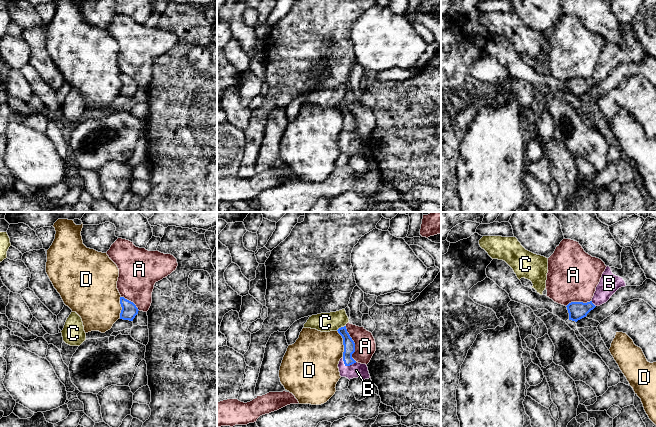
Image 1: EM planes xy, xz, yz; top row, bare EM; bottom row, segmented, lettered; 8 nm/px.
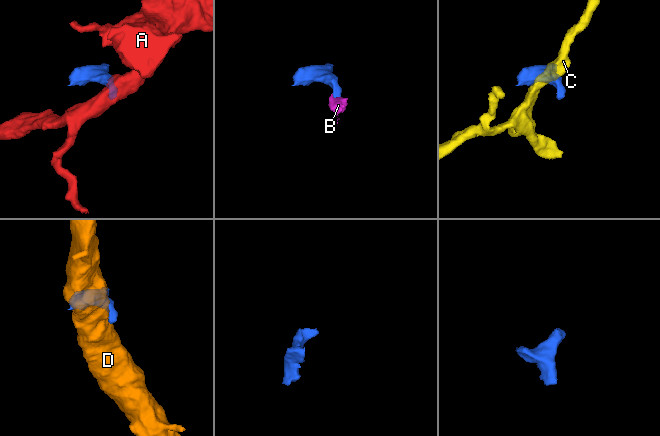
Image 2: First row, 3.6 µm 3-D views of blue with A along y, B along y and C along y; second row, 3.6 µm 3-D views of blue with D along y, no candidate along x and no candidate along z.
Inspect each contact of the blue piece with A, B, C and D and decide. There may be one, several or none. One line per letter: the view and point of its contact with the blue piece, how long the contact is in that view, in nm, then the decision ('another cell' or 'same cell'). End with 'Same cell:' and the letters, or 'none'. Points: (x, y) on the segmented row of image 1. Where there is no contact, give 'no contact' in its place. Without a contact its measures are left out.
A: contact xz (354, 344); length 300 nm; another cell
B: contact xz (347, 365); length 130 nm; same cell
C: contact xz (341, 327); length 90 nm; another cell
D: contact xz (343, 343); length 220 nm; another cell
Same cell: B

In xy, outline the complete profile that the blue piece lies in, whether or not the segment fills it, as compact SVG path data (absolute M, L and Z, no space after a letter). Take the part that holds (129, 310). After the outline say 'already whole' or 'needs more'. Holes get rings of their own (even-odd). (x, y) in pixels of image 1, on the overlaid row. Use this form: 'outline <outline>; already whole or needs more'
outline M120 297L120 304L122 307L120 319L133 321L139 311L136 305L124 297Z; already whole

